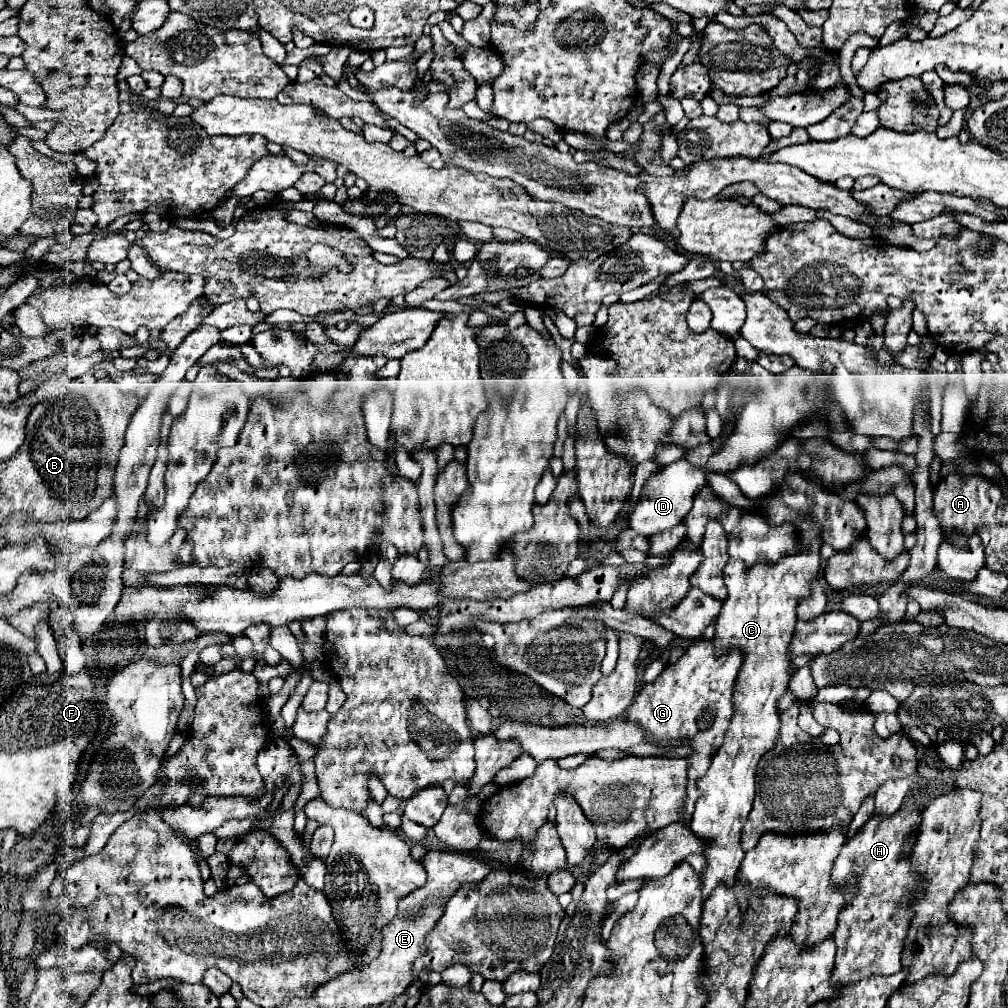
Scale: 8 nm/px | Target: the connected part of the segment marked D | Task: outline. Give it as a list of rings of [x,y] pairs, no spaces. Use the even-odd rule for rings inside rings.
[[[681,459],[677,463],[671,463],[663,469],[659,469],[657,473],[651,473],[649,479],[645,481],[643,487],[643,497],[635,503],[635,509],[629,511],[629,527],[645,537],[667,531],[675,525],[679,525],[683,521],[683,517],[689,513],[693,497],[707,487],[707,477],[705,477],[705,469],[699,469],[695,465],[691,465],[689,461]]]

